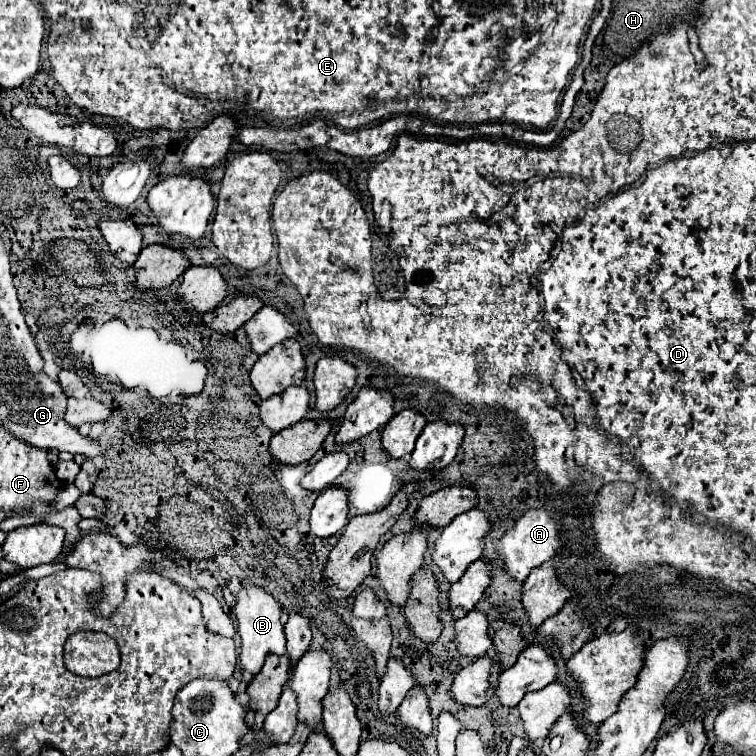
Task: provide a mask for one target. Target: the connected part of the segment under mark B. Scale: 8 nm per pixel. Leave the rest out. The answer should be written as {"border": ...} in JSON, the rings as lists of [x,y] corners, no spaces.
{"border":[[[246,587],[238,593],[238,601],[234,605],[234,613],[238,619],[238,633],[242,637],[242,651],[240,651],[240,667],[256,675],[268,653],[286,653],[286,637],[284,637],[284,615],[280,603],[262,587]]]}

